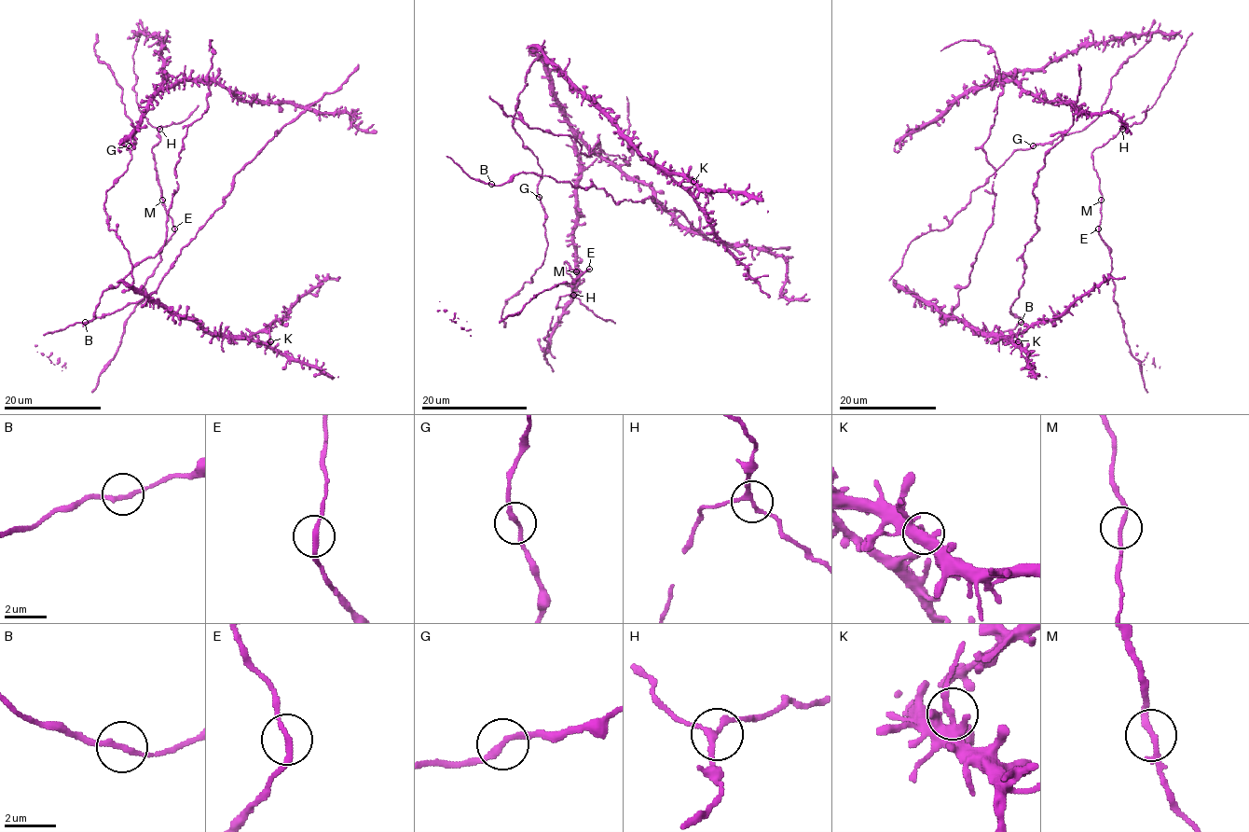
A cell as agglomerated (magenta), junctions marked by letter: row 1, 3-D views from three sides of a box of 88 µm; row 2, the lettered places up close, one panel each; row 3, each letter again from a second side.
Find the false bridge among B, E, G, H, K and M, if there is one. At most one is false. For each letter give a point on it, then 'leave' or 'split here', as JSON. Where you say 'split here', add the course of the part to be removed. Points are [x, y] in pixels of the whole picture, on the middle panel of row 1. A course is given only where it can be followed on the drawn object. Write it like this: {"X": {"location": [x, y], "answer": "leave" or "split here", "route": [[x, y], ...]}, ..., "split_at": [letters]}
{"B": {"location": [491, 184], "answer": "leave"}, "E": {"location": [589, 269], "answer": "leave"}, "G": {"location": [539, 197], "answer": "leave"}, "H": {"location": [573, 295], "answer": "split here", "route": [[573, 295], [598, 316], [615, 323]]}, "K": {"location": [693, 181], "answer": "leave"}, "M": {"location": [576, 271], "answer": "leave"}, "split_at": ["H"]}

